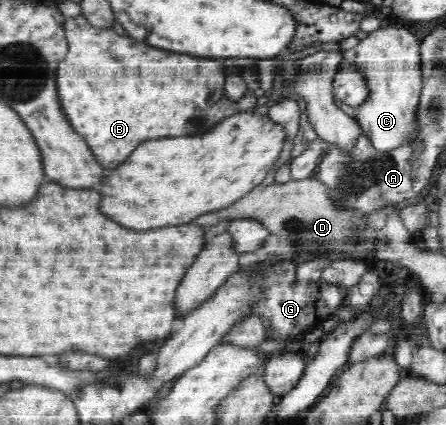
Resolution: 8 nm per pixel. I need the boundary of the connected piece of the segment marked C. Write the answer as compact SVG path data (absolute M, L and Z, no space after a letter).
M384 27L359 41L358 47L343 51L343 59L358 69L368 82L368 97L356 110L356 120L379 153L387 153L412 141L418 131L416 113L422 91L420 45L410 29Z

